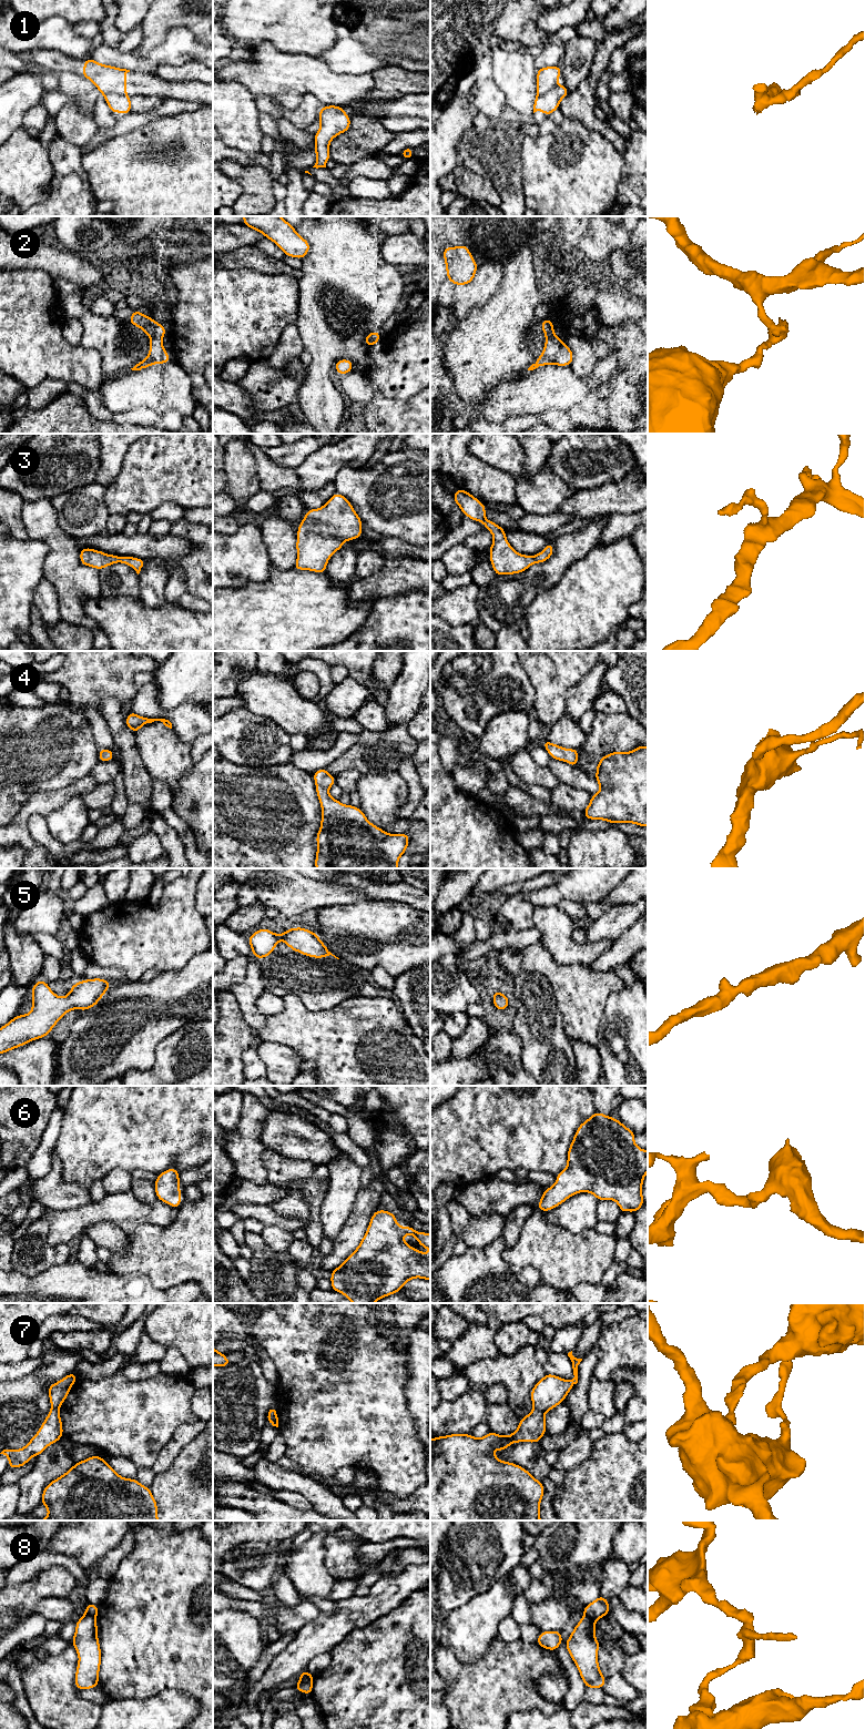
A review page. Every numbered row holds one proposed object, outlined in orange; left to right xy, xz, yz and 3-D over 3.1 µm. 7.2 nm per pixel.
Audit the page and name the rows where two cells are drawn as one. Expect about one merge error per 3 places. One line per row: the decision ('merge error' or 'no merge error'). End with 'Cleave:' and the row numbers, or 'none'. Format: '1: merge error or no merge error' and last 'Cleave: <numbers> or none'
1: merge error
2: merge error
3: no merge error
4: no merge error
5: no merge error
6: no merge error
7: merge error
8: merge error
Cleave: 1, 2, 7, 8

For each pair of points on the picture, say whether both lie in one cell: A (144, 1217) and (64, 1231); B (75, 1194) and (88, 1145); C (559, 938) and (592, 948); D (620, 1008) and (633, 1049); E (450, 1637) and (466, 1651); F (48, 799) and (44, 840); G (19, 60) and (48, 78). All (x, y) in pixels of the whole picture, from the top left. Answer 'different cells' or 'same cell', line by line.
A: same cell
B: different cells
C: same cell
D: same cell
E: same cell
F: different cells
G: same cell

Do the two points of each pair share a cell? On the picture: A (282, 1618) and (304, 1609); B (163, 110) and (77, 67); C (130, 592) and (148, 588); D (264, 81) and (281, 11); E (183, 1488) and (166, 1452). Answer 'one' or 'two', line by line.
A: one
B: two
C: two
D: two
E: two

